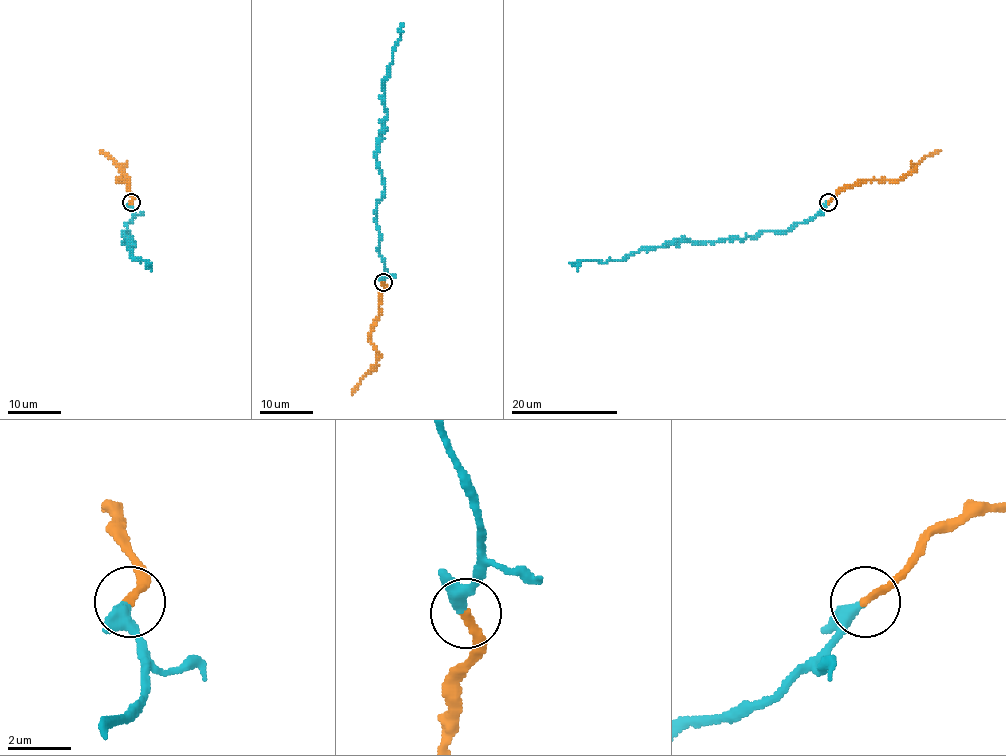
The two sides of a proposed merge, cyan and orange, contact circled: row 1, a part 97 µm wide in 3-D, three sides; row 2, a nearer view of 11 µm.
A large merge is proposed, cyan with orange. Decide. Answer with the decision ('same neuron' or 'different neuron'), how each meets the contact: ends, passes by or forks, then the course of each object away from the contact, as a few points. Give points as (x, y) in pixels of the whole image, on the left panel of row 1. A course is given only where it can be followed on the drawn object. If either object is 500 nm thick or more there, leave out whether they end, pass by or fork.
different neuron; cyan passes by; orange ends; course cyan (130, 203), (133, 218), (123, 231), (133, 238), (123, 242), (134, 246), (130, 255), (136, 261), (150, 262); course orange (130, 202), (132, 194), (128, 184), (117, 179), (123, 182), (126, 176), (101, 150)

